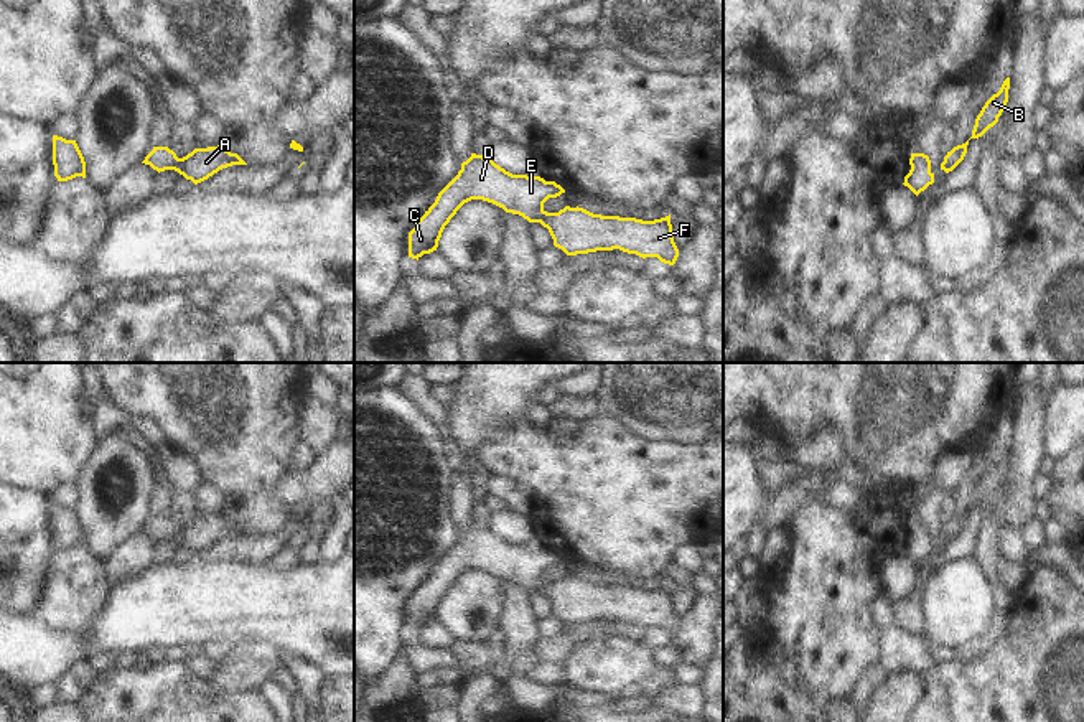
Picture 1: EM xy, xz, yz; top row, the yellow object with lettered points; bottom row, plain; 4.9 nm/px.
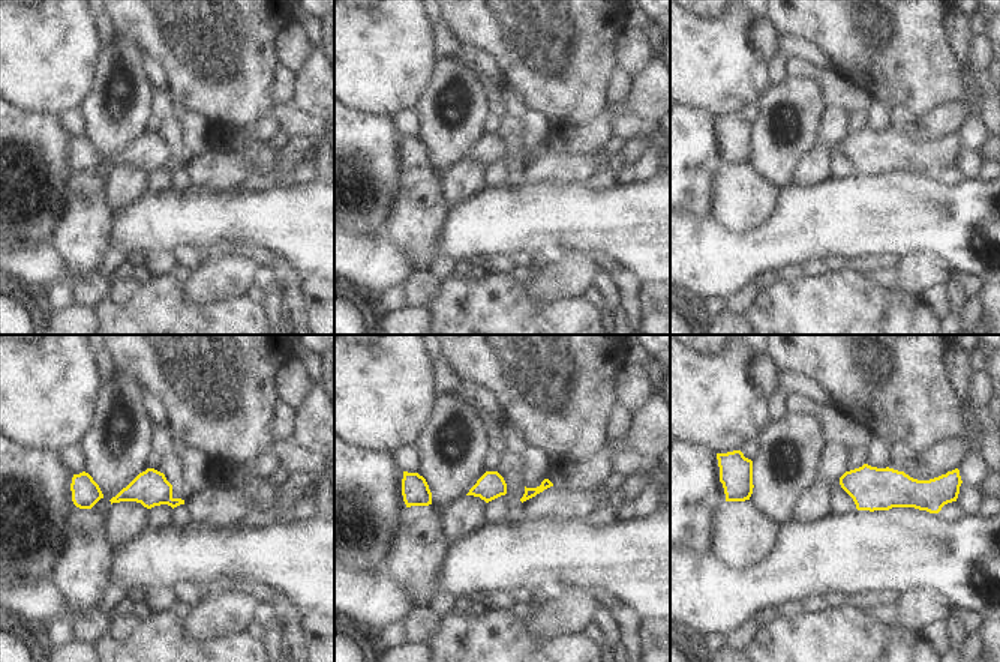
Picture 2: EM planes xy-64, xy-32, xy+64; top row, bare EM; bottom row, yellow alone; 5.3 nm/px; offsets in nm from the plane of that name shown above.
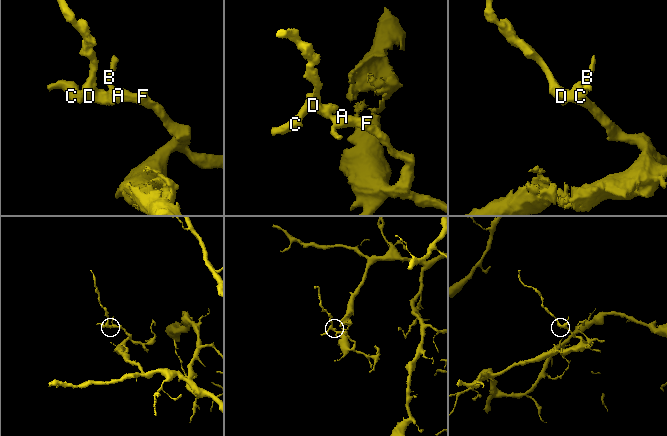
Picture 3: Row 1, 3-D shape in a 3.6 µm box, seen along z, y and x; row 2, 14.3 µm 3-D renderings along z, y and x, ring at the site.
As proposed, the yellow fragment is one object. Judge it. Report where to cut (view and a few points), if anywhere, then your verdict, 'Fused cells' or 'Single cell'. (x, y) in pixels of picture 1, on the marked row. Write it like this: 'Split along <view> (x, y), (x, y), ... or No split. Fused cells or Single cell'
No split. Single cell.

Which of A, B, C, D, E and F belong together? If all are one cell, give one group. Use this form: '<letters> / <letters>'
A B C D E F

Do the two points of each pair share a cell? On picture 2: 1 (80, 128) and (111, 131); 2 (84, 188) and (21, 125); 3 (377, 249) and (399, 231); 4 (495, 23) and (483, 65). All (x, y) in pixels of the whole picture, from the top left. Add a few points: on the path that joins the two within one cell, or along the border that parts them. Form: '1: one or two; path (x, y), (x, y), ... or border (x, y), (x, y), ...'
1: two; border (80, 107), (86, 119), (86, 134)
2: two; border (77, 171), (71, 182), (71, 204), (66, 210)
3: two; border (386, 234), (416, 263)
4: two; border (474, 48), (486, 51), (498, 65), (504, 78)

